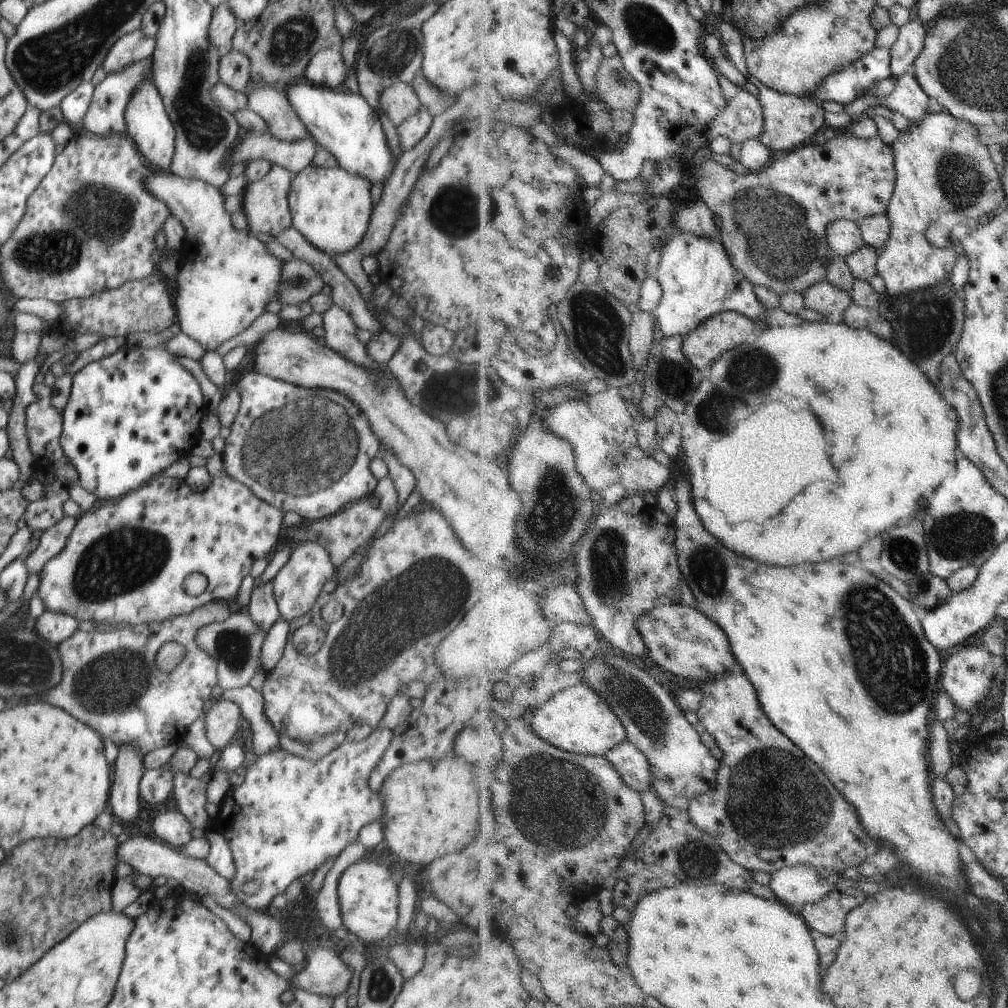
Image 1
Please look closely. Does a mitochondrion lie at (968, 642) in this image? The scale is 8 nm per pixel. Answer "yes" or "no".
no

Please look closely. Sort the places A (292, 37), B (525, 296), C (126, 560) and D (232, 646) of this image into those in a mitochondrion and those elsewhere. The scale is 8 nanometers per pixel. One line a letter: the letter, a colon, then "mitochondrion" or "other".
A: mitochondrion
B: other
C: mitochondrion
D: mitochondrion

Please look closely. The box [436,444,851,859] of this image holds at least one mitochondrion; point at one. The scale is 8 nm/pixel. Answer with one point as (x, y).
(548, 799)

